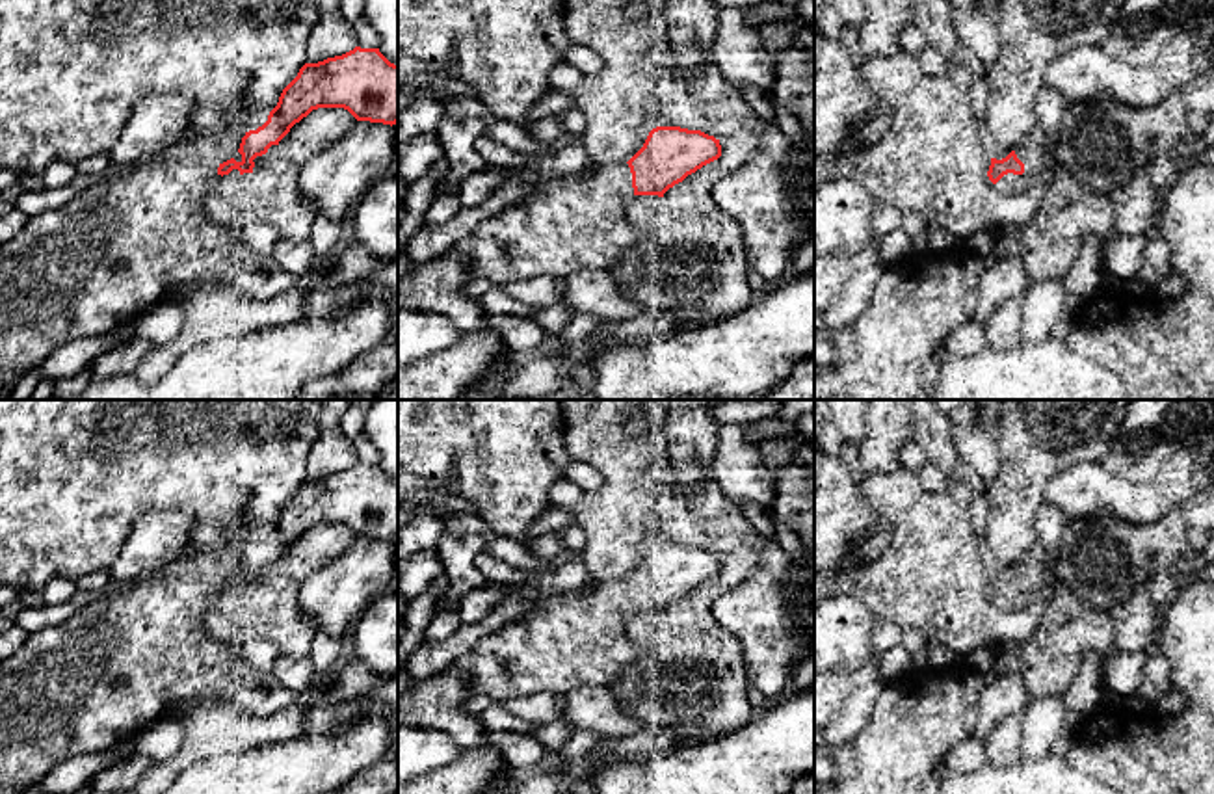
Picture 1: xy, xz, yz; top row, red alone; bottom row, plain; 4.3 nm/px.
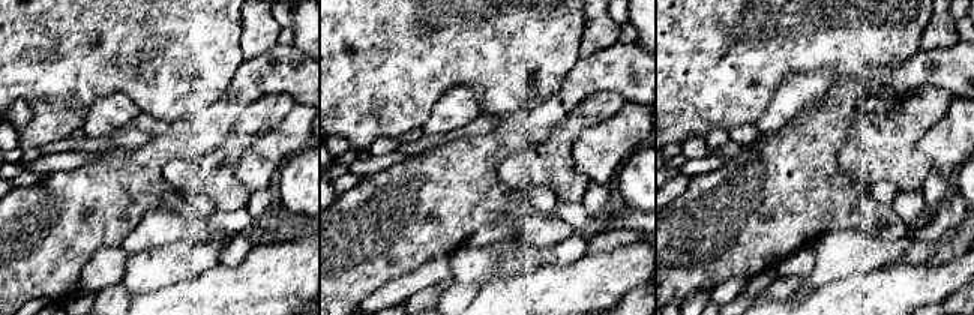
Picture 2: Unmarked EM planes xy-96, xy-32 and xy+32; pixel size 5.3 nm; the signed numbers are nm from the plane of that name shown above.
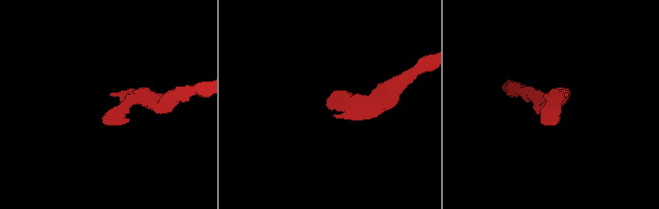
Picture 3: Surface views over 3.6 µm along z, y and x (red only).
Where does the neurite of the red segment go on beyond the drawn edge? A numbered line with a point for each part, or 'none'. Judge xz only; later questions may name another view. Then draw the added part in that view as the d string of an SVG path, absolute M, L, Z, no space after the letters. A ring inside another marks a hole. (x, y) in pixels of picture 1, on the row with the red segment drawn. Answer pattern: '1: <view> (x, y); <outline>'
1: xz (569, 224); M628 164L599 165L587 177L565 175L537 182L528 199L508 205L444 255L413 262L411 270L398 277L398 311L437 312L463 335L487 331L491 314L480 299L467 292L472 281L504 286L539 275L565 277L582 270L612 271L632 245L651 251L647 234L628 218L632 199Z

